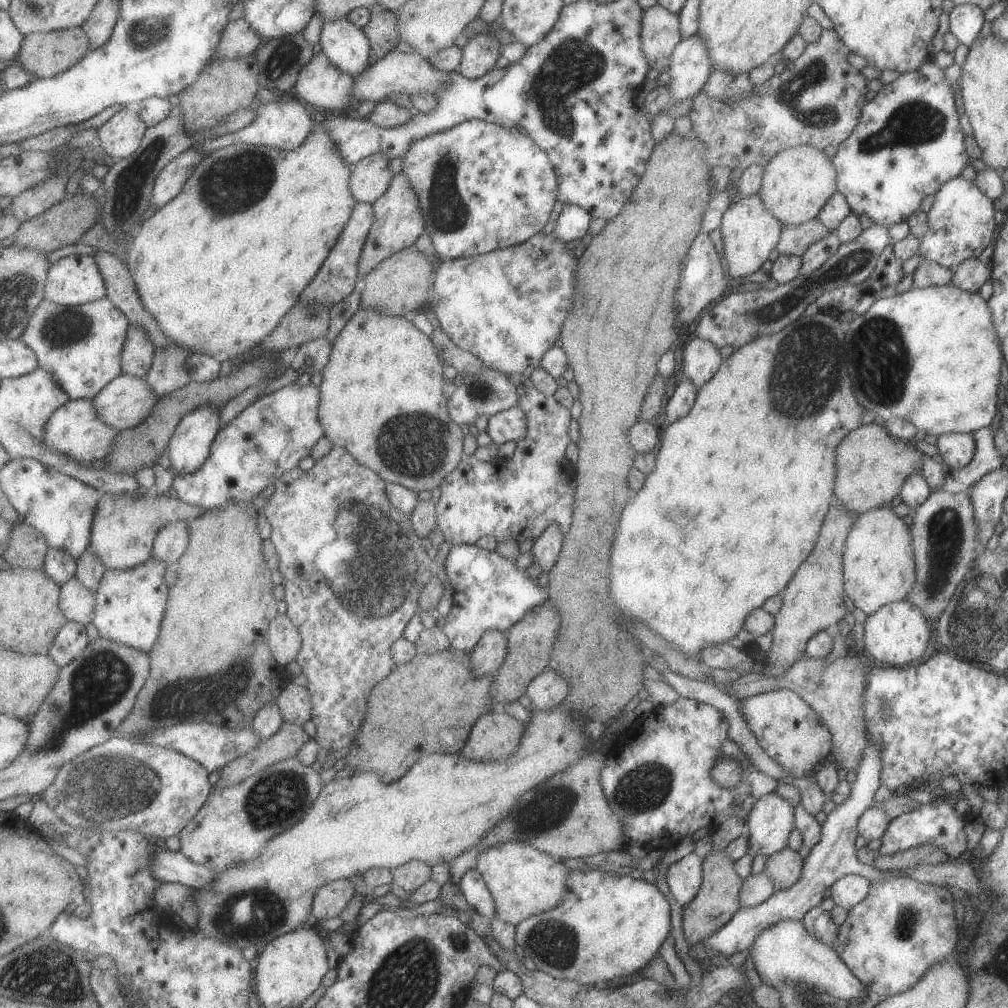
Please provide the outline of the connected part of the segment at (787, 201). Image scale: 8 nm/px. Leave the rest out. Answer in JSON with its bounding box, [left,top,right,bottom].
[759,144,837,226]

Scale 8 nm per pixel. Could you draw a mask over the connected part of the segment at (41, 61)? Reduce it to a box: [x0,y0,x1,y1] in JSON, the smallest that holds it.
[19,27,94,79]

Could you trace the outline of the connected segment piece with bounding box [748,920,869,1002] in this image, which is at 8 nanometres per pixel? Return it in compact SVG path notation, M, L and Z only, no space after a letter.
M780 920L772 926L768 926L762 930L756 940L750 946L750 955L755 963L755 969L760 975L762 982L778 988L779 986L788 985L794 987L796 990L800 988L810 988L816 994L827 994L832 998L846 1000L846 1002L854 1002L854 1000L862 1000L867 998L869 991L866 986L852 974L850 968L844 964L836 950L828 944L820 940L816 940L810 932L806 932L802 920Z

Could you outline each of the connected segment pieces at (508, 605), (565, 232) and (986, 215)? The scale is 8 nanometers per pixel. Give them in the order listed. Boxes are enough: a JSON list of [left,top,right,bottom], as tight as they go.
[[445,545,551,652],[554,204,590,242],[919,174,998,272]]

